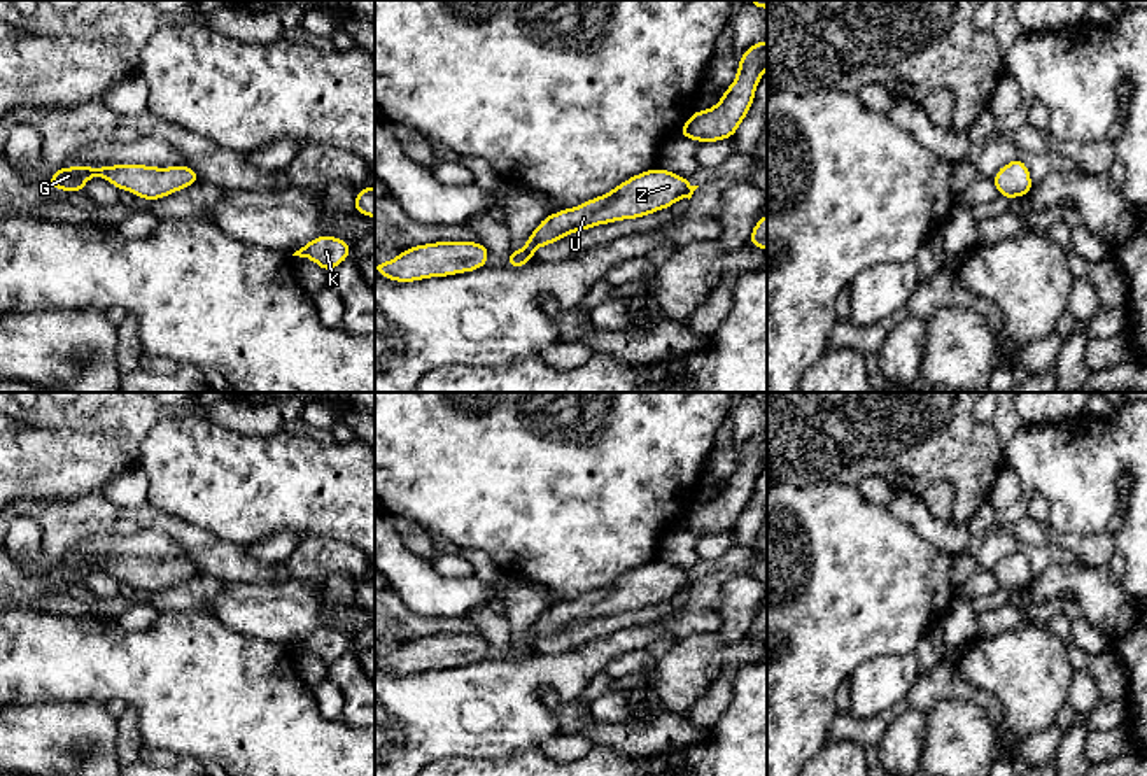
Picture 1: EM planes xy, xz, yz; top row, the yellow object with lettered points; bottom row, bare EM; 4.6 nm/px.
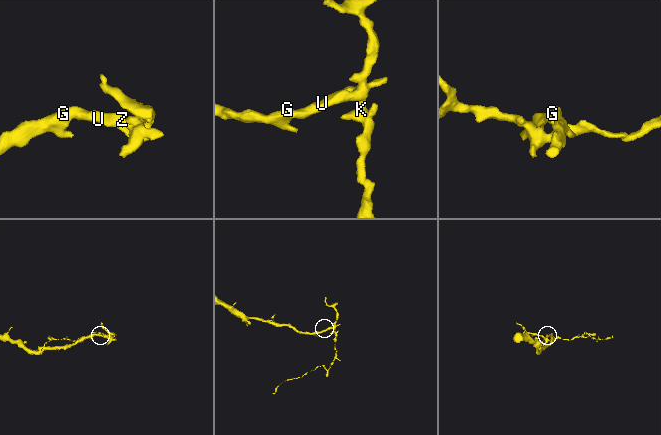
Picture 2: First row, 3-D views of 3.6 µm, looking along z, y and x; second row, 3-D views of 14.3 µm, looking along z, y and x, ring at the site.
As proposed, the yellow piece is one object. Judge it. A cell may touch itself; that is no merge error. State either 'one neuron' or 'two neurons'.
one neuron

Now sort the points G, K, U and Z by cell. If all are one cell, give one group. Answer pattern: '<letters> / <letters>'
G K U Z

